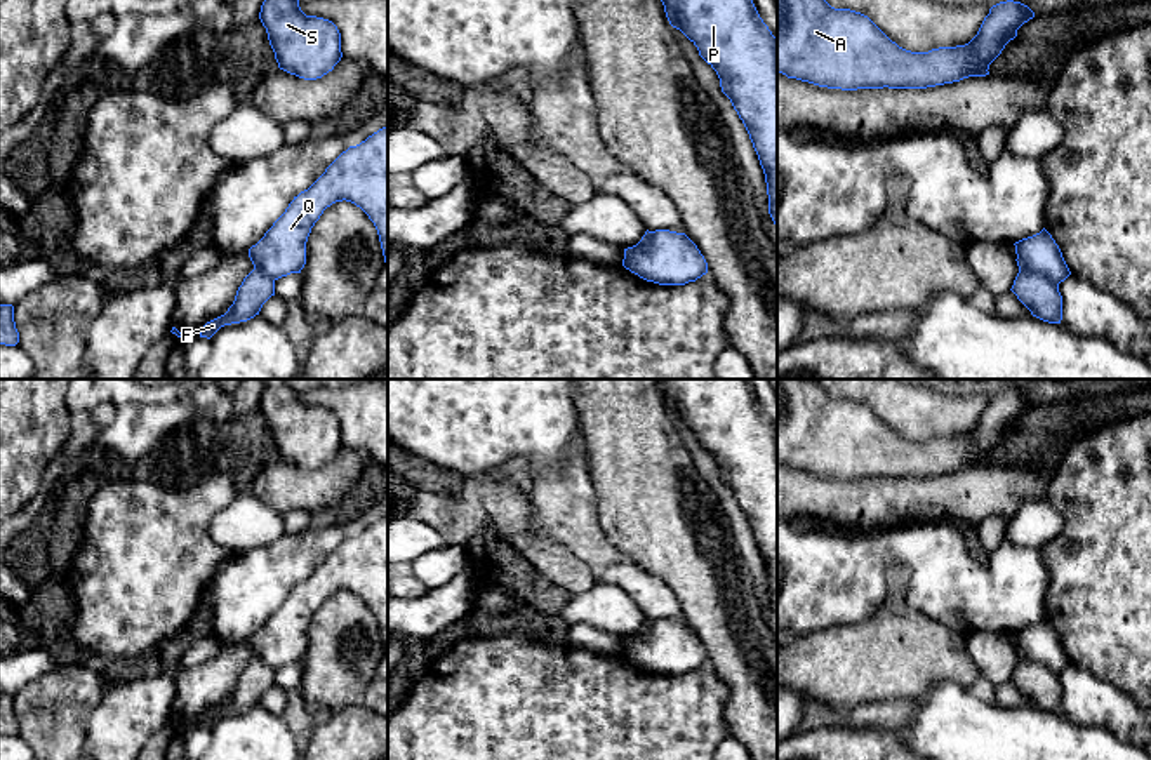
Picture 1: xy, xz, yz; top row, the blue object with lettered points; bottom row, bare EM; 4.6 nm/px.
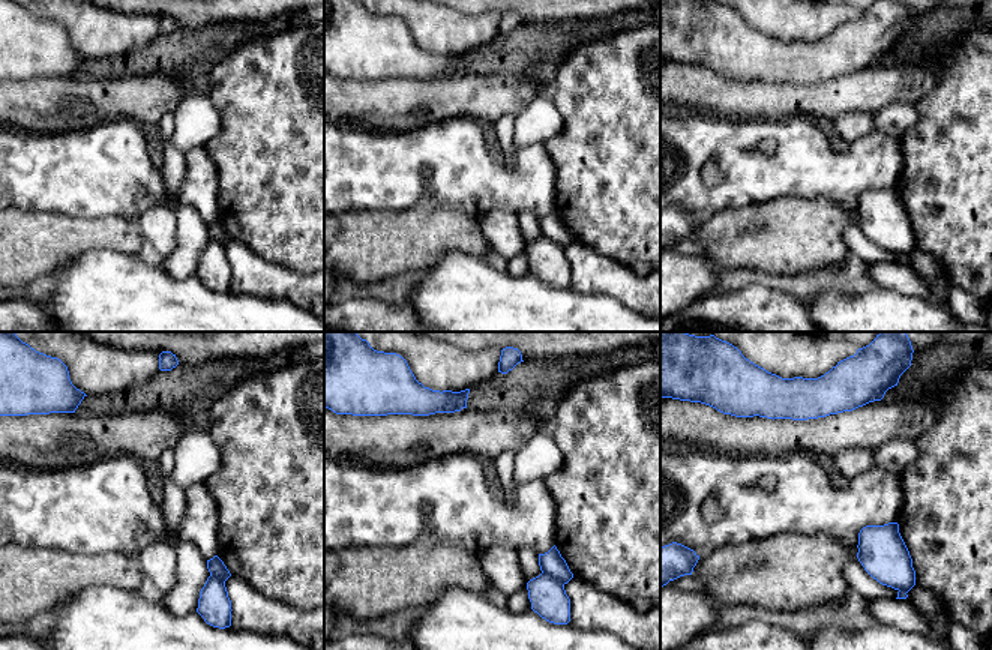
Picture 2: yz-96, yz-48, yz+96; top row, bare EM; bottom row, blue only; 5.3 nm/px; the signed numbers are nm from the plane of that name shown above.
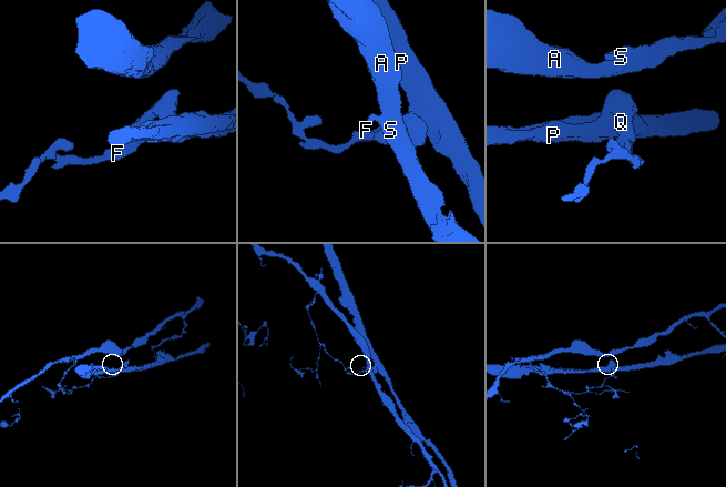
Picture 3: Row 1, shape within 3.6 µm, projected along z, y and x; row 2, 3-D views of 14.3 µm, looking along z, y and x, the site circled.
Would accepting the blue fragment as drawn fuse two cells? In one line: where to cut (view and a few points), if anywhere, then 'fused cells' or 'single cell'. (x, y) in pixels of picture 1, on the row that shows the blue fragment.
cut yz (1019, 270), (1038, 273), (1057, 286); fused cells

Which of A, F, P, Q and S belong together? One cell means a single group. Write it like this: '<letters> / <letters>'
A F S / P Q

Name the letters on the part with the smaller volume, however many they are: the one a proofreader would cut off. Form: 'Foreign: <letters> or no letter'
Foreign: P, Q

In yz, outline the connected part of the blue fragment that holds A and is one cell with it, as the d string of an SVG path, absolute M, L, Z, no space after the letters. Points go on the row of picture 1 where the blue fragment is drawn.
M777 0L777 73L842 90L927 89L968 77L986 77L989 64L1017 37L1017 30L1033 17L1035 12L1021 2L1000 2L989 9L968 43L911 52L892 42L861 12L835 9L826 0Z

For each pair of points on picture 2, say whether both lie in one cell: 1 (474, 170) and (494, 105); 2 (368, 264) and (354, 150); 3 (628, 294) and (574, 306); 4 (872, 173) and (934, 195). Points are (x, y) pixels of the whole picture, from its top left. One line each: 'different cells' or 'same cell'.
1: different cells
2: different cells
3: different cells
4: different cells

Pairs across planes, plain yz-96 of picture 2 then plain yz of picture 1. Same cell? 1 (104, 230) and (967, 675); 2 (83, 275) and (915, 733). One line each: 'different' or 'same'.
1: same
2: same

